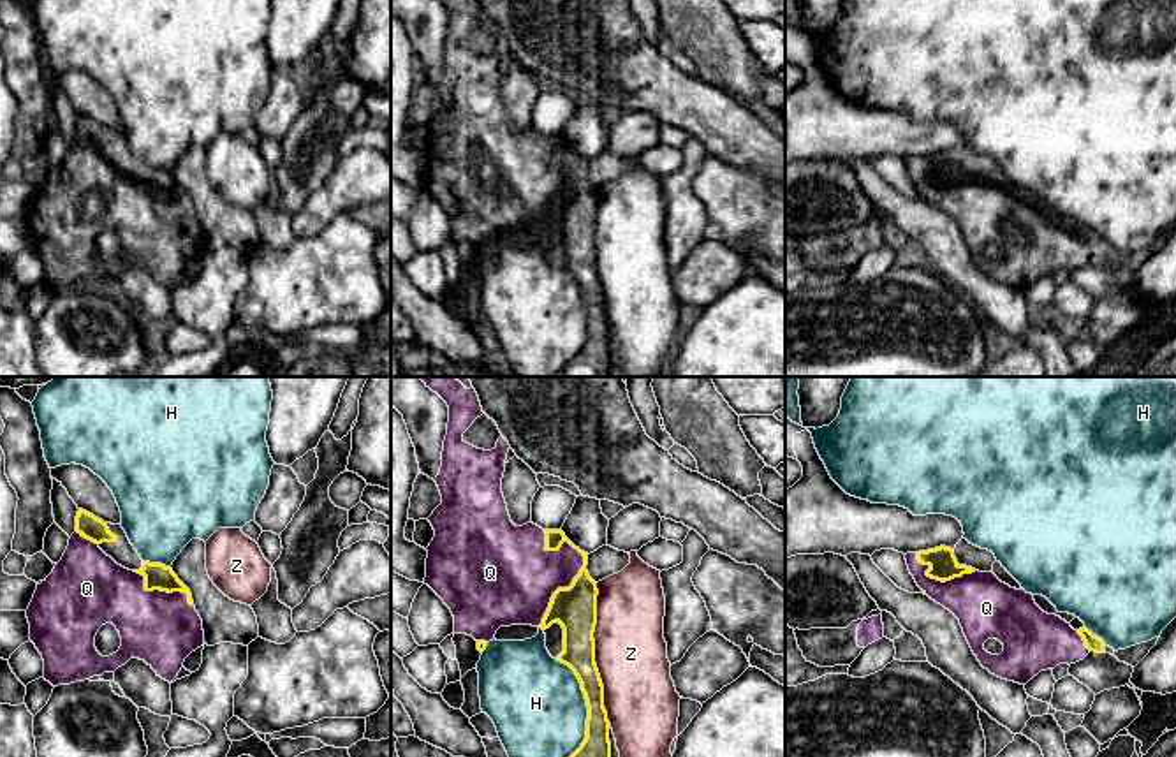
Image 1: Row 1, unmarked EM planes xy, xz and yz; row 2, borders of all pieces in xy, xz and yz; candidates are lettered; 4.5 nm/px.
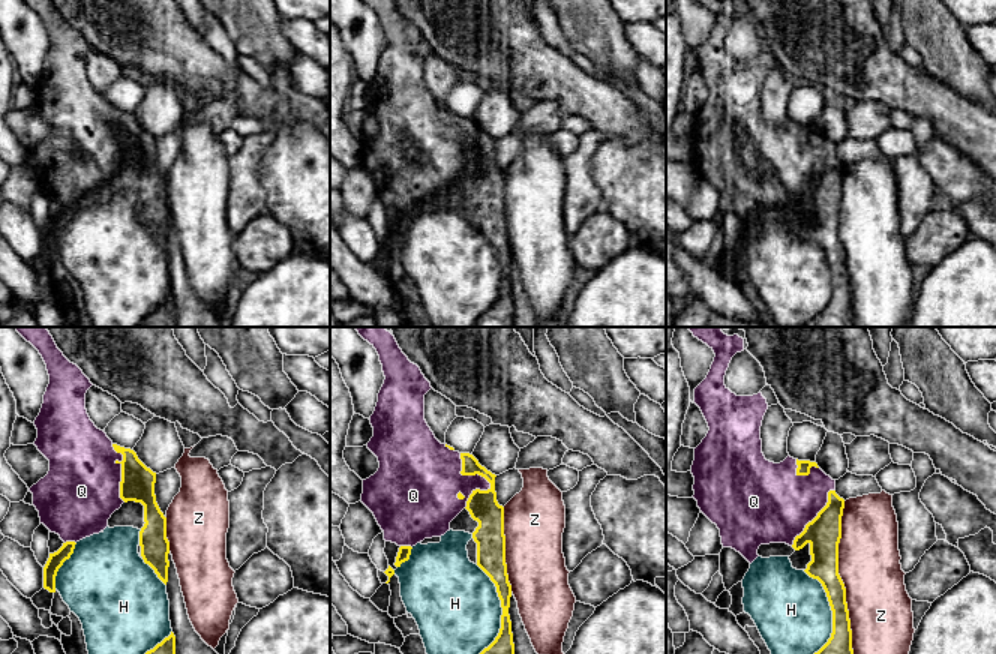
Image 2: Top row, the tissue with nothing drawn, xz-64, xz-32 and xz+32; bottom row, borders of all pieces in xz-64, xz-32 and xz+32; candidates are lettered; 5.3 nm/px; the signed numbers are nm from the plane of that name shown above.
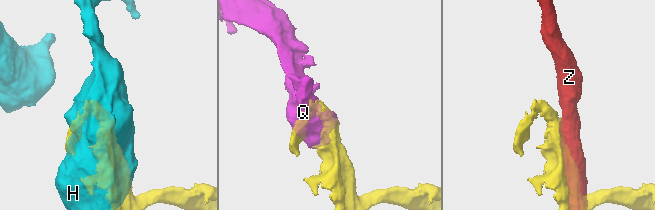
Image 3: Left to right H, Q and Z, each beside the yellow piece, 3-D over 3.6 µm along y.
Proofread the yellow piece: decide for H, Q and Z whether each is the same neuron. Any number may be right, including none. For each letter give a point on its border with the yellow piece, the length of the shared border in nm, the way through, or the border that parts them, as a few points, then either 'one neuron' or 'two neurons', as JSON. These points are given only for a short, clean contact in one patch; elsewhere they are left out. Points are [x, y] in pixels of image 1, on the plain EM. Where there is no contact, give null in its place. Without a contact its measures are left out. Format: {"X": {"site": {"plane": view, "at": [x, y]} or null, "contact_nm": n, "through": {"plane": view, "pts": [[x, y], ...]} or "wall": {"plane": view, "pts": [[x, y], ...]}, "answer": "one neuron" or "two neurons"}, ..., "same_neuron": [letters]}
{"H": {"site": {"plane": "xz", "at": [588, 319]}, "contact_nm": 500, "answer": "two neurons"}, "Q": {"site": {"plane": "xz", "at": [583, 173]}, "contact_nm": 440, "answer": "one neuron"}, "Z": {"site": {"plane": "xz", "at": [594, 259]}, "contact_nm": 650, "answer": "two neurons"}, "same_neuron": ["Q"]}

